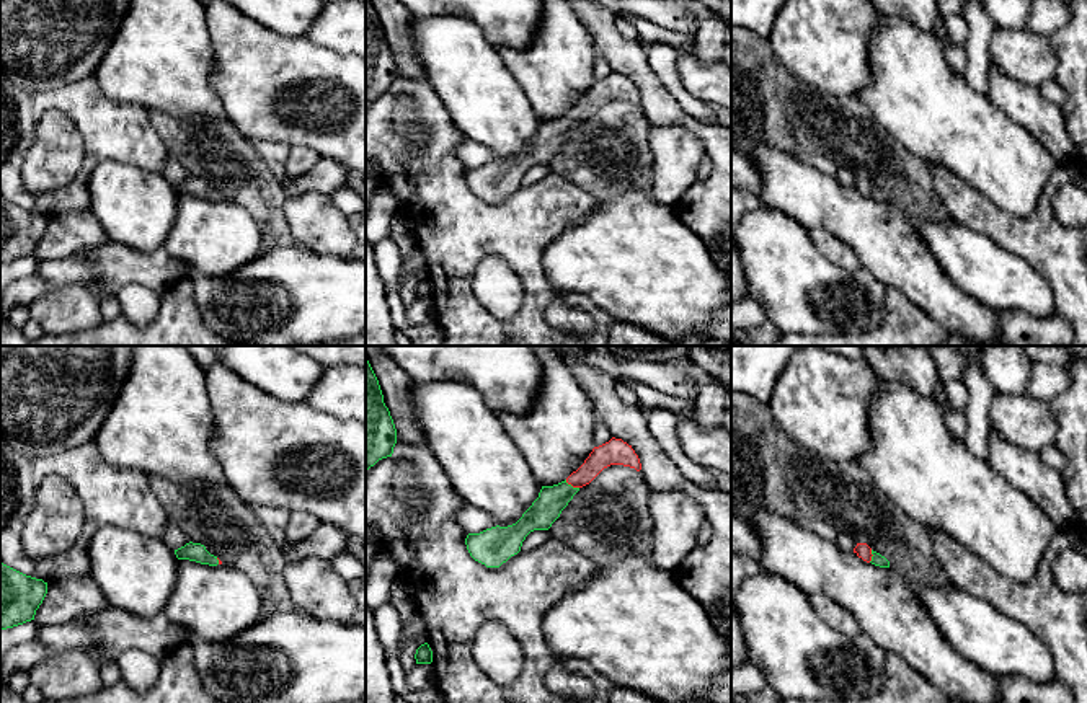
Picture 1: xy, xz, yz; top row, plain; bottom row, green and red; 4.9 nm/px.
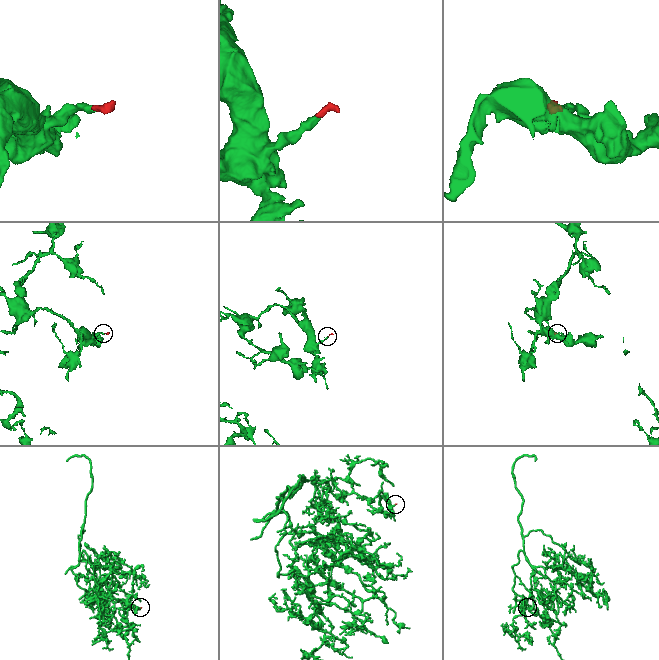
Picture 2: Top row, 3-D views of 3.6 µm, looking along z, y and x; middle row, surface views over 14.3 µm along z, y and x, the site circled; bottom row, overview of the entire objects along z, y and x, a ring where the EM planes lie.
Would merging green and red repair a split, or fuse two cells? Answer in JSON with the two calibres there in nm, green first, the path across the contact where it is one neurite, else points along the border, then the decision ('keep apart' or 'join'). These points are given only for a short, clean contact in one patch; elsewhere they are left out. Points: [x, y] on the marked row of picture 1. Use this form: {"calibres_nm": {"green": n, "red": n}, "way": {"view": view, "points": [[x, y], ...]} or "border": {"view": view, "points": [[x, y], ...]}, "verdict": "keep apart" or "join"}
{"calibres_nm": {"green": 150, "red": 120}, "way": {"view": "xz", "points": [[545, 509], [570, 485], [607, 454]]}, "verdict": "join"}

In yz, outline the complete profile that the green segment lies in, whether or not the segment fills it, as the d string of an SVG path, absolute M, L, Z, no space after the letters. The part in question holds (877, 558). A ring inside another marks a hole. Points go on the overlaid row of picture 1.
M857 543L854 553L867 563L880 568L890 568L890 561L880 553L873 551L867 543Z

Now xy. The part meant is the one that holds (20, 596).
M0 561L0 630L34 620L47 594L47 582Z

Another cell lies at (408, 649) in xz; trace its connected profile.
M426 633L410 638L402 648L402 652L400 652L402 662L406 662L408 665L415 665L416 664L416 659L415 659L416 649L424 643L426 643Z

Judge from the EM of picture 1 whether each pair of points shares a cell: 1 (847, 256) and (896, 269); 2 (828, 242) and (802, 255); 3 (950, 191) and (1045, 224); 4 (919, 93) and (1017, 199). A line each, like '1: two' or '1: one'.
1: two
2: two
3: one
4: one

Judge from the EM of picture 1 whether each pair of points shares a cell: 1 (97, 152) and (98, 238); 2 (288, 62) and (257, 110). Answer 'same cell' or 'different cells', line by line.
1: different cells
2: same cell

